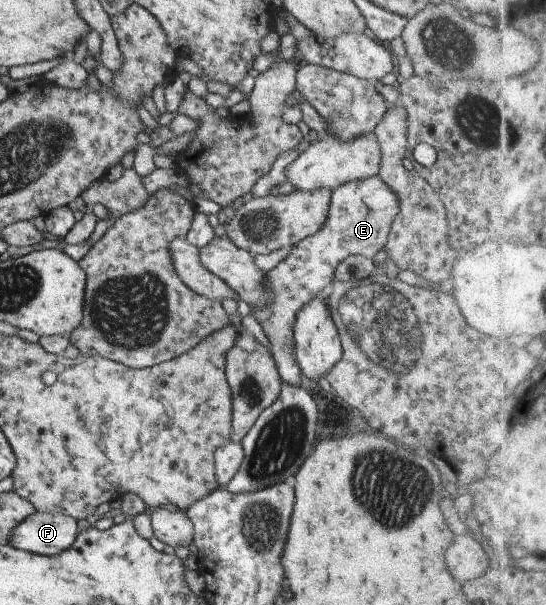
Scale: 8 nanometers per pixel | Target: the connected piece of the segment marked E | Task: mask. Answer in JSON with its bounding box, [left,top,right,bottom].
[250,175,398,386]

